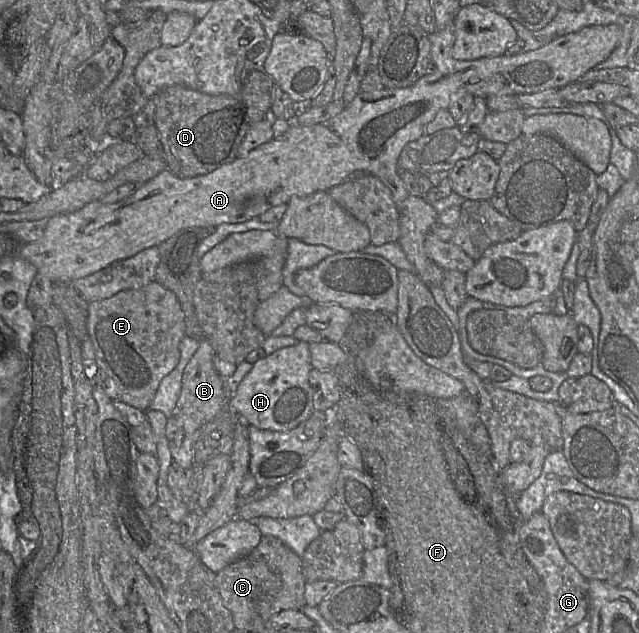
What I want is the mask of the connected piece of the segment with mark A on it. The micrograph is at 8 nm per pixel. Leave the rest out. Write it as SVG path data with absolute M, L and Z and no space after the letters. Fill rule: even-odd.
M454 23L440 31L435 31L430 36L434 71L421 77L413 85L403 88L384 88L373 92L360 91L335 117L310 126L293 123L280 137L273 138L251 150L247 156L237 157L210 173L180 178L167 168L154 178L140 184L132 195L121 201L104 204L96 200L89 202L78 211L57 214L47 219L46 228L40 239L21 244L19 255L52 281L75 281L106 268L113 262L130 258L146 248L158 246L183 229L243 223L259 217L273 207L287 204L292 196L306 197L319 191L329 191L361 173L378 177L390 189L399 209L401 203L410 195L398 168L401 151L409 142L425 135L428 123L440 110L448 109L453 98L466 93L485 99L489 95L532 94L551 88L560 89L580 81L586 72L605 61L618 46L622 37L622 28L617 24L587 26L577 32L557 37L535 50L475 60L456 60L452 57L455 41Z

